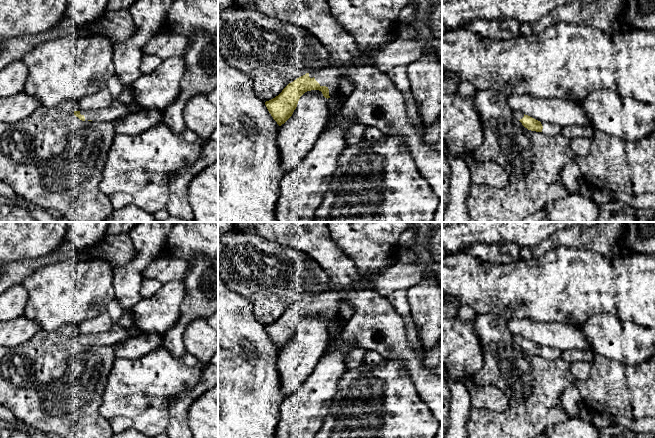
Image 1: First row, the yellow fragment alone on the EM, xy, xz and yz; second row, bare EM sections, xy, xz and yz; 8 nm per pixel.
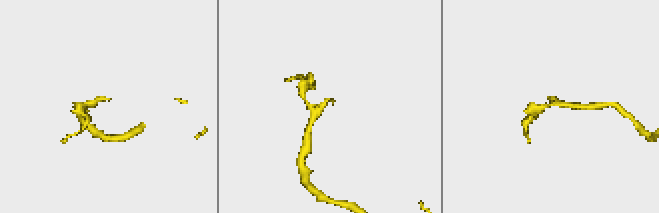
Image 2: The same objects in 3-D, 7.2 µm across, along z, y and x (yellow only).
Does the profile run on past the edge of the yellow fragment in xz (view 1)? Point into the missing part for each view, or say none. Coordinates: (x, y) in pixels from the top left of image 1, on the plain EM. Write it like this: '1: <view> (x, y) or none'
1: xz (330, 300)

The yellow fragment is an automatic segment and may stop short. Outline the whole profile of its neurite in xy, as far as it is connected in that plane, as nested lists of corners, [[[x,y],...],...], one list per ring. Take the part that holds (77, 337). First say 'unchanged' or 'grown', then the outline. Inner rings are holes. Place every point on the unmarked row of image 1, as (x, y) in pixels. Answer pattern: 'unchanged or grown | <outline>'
grown | [[[118,322],[115,323],[108,332],[97,335],[74,335],[74,339],[82,345],[115,347],[119,343],[142,333],[143,332],[135,325],[130,328],[124,328]]]

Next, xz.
grown | [[[327,290],[315,296],[306,297],[289,307],[275,322],[265,329],[279,350],[293,338],[300,321],[307,315],[319,314],[325,322],[330,322],[338,314],[339,307],[345,303],[348,292],[344,290]]]

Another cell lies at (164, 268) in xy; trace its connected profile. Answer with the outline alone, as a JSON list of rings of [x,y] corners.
[[[166,250],[160,252],[143,271],[144,279],[155,279],[162,284],[183,280],[189,271],[189,261],[172,257]]]

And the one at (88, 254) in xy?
[[[96,245],[87,248],[82,252],[77,252],[77,255],[73,258],[74,260],[91,260],[95,257],[101,257],[101,255],[96,256],[93,252]]]

